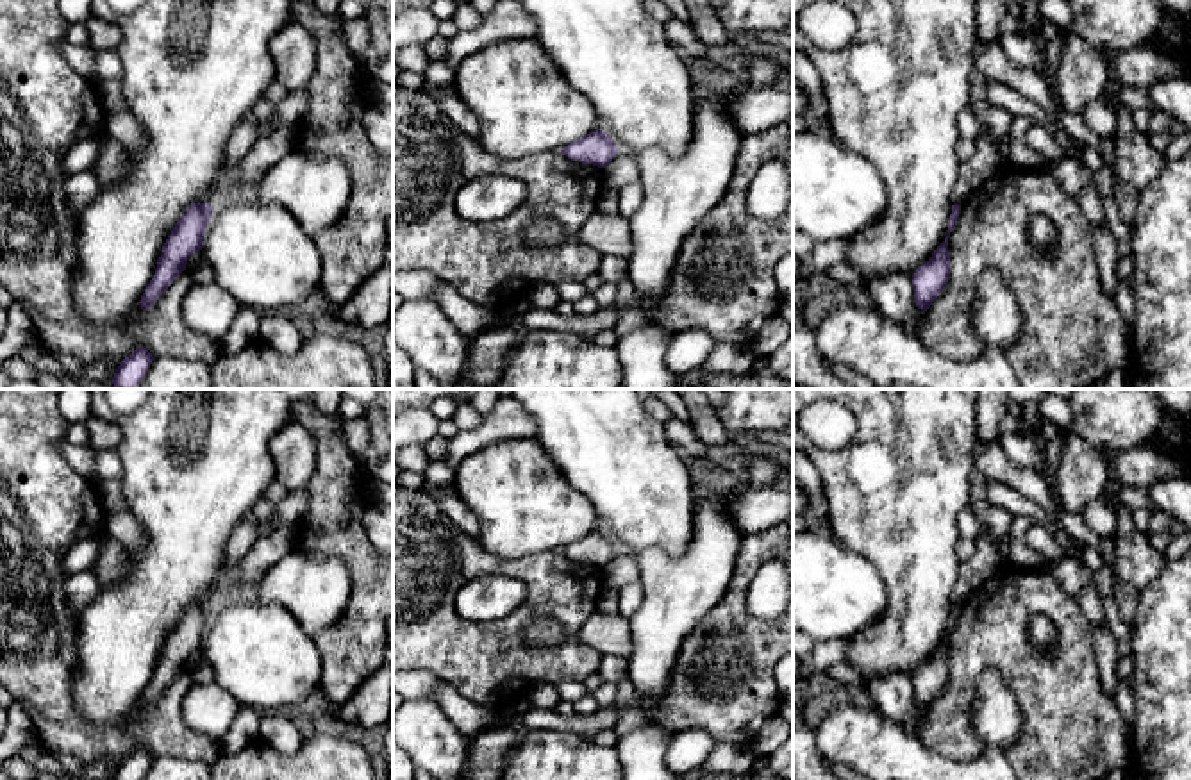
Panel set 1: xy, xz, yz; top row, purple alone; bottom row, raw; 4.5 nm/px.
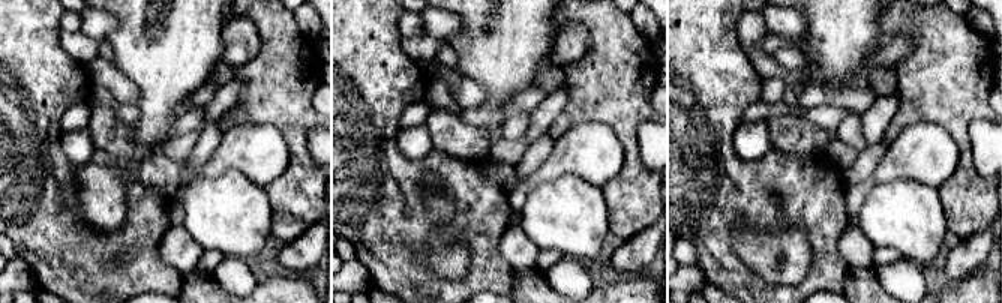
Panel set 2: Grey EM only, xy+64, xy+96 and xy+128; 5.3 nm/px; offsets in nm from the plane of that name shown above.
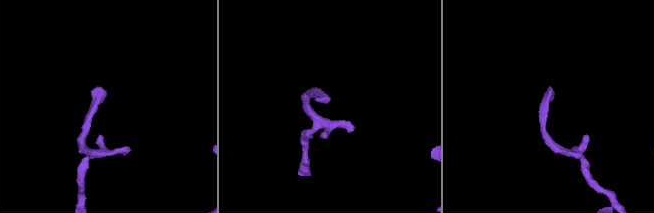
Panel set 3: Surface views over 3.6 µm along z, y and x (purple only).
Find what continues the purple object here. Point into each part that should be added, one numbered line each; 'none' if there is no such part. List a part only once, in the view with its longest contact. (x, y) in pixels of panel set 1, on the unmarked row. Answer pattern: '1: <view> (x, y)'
none

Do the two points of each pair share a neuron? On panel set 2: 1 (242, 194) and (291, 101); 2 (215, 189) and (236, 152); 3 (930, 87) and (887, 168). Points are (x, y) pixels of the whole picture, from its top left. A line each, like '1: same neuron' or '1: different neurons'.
1: different neurons
2: different neurons
3: different neurons

